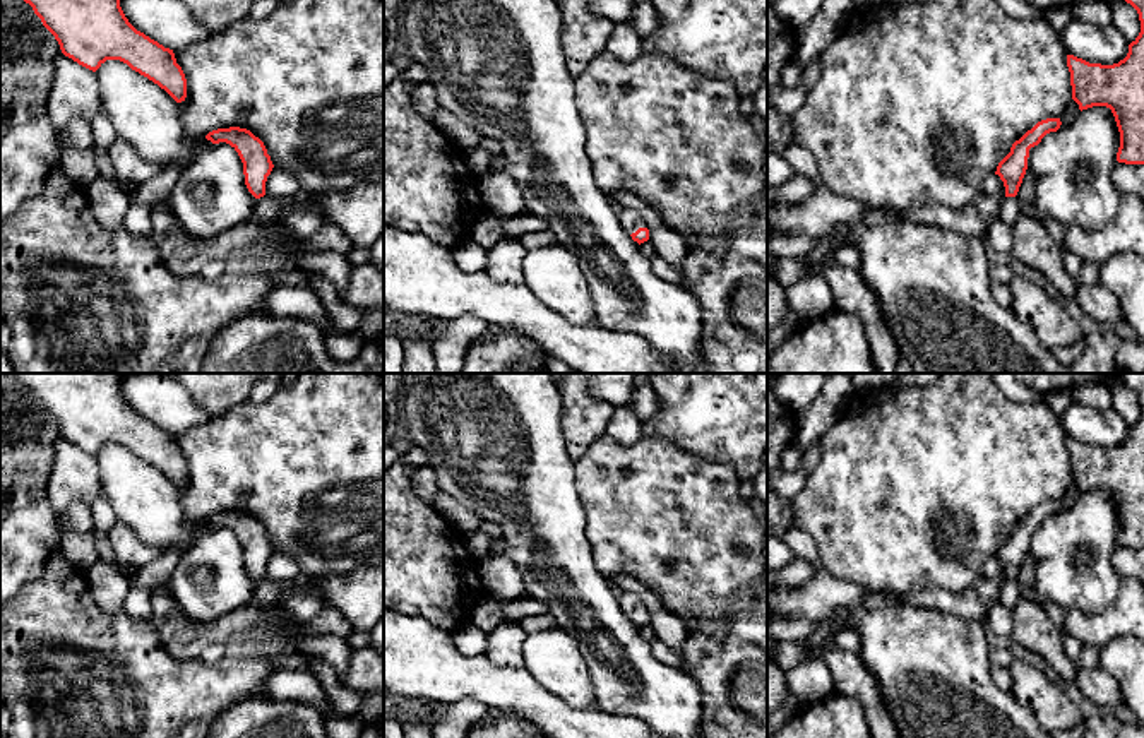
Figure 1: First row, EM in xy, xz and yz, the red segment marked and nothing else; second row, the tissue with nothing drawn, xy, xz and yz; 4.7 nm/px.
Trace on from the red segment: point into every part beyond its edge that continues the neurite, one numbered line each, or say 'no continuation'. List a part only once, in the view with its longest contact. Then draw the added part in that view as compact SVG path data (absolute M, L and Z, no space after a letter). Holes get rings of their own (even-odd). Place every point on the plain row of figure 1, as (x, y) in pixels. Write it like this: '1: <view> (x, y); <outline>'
1: xz (631, 603); M622 591L618 603L629 618L635 616L639 611L647 611L644 601L632 591Z

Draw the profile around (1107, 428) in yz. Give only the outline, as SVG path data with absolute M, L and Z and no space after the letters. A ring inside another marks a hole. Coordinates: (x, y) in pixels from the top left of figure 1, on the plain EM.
M1075 401L1070 402L1058 421L1069 438L1101 449L1123 443L1130 428L1115 409L1099 411Z

